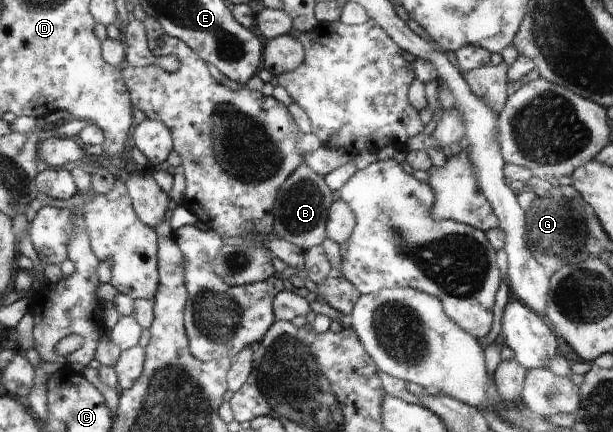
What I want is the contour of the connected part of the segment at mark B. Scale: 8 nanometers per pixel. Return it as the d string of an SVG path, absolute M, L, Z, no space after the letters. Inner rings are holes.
M301 163L281 185L275 198L273 235L297 245L303 251L321 245L326 238L326 221L333 202L331 193L324 176L315 173L307 163Z

